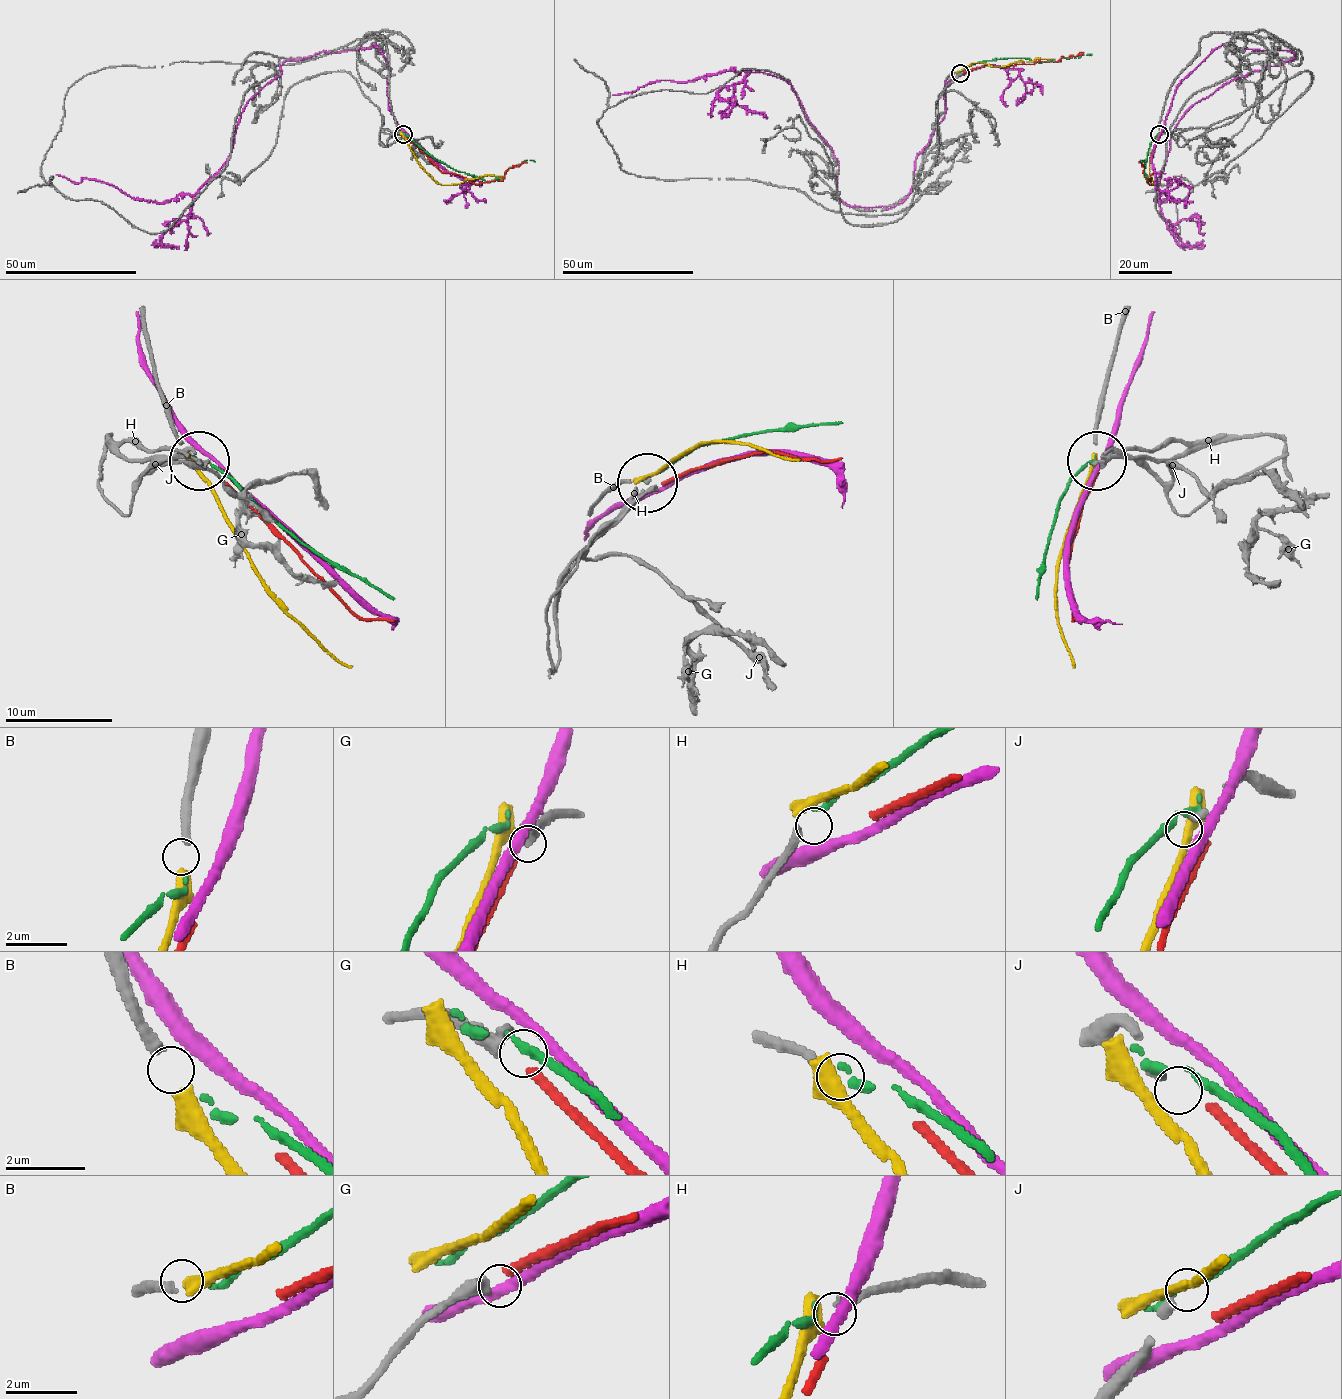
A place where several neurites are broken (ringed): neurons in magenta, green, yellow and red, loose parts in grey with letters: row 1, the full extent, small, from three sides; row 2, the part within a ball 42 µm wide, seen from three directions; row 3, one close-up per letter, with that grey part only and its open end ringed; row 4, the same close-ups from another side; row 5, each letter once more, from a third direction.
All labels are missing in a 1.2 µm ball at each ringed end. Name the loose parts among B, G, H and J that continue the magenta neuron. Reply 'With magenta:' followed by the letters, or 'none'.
With magenta: none

